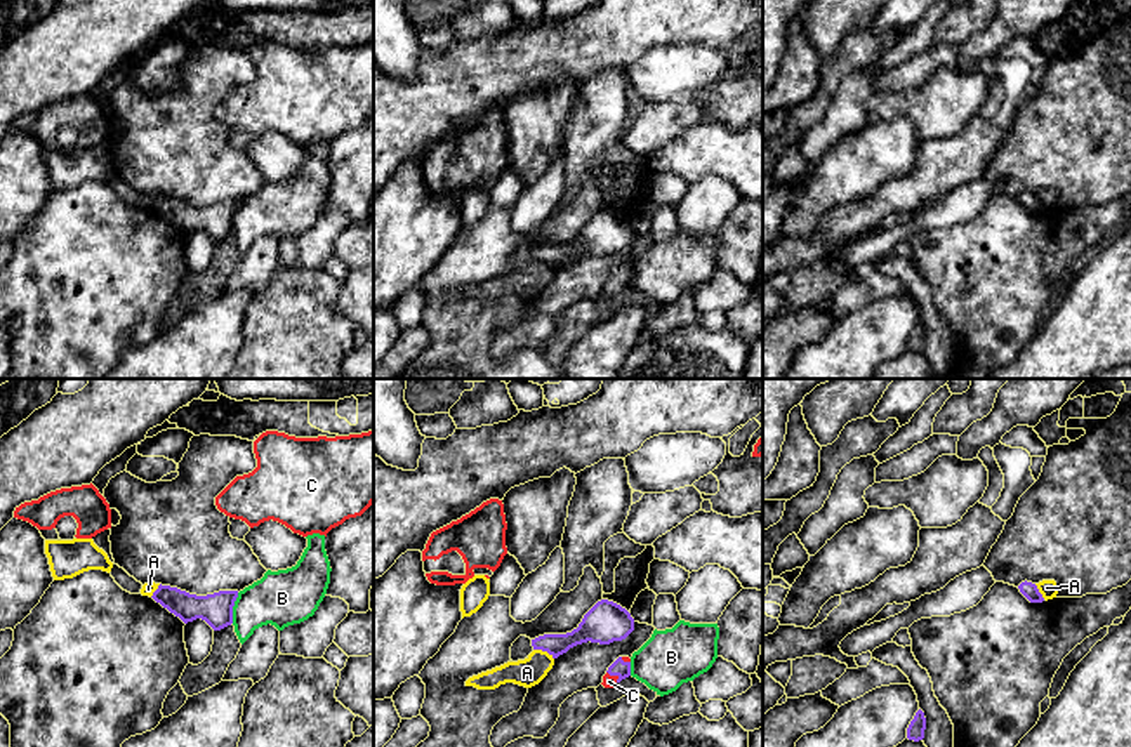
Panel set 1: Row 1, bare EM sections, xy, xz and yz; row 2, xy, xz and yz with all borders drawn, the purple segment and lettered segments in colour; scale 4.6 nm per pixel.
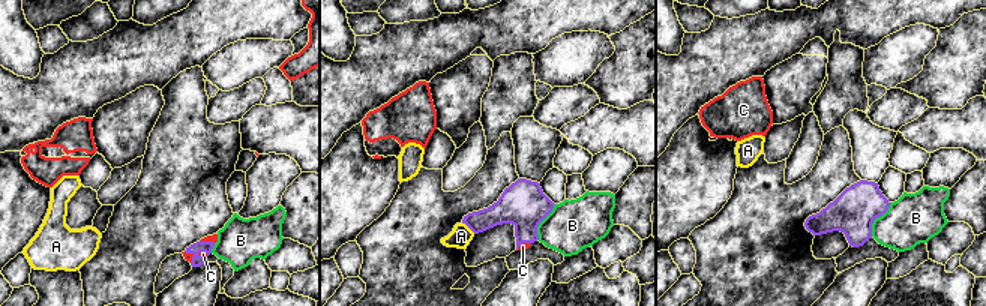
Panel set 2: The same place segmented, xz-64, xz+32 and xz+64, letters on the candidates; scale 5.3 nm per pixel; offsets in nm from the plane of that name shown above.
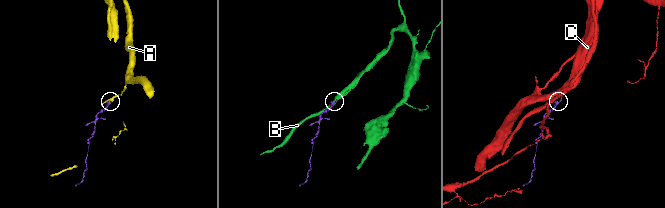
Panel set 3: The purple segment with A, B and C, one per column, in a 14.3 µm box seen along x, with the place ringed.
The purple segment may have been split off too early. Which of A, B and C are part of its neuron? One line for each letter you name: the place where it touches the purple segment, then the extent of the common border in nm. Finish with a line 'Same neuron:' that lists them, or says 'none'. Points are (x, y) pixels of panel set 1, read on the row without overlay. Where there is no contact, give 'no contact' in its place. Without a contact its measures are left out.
C: xz (614, 285) | 80 nm
Same neuron: C

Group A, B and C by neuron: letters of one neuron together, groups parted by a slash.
A / B / C

